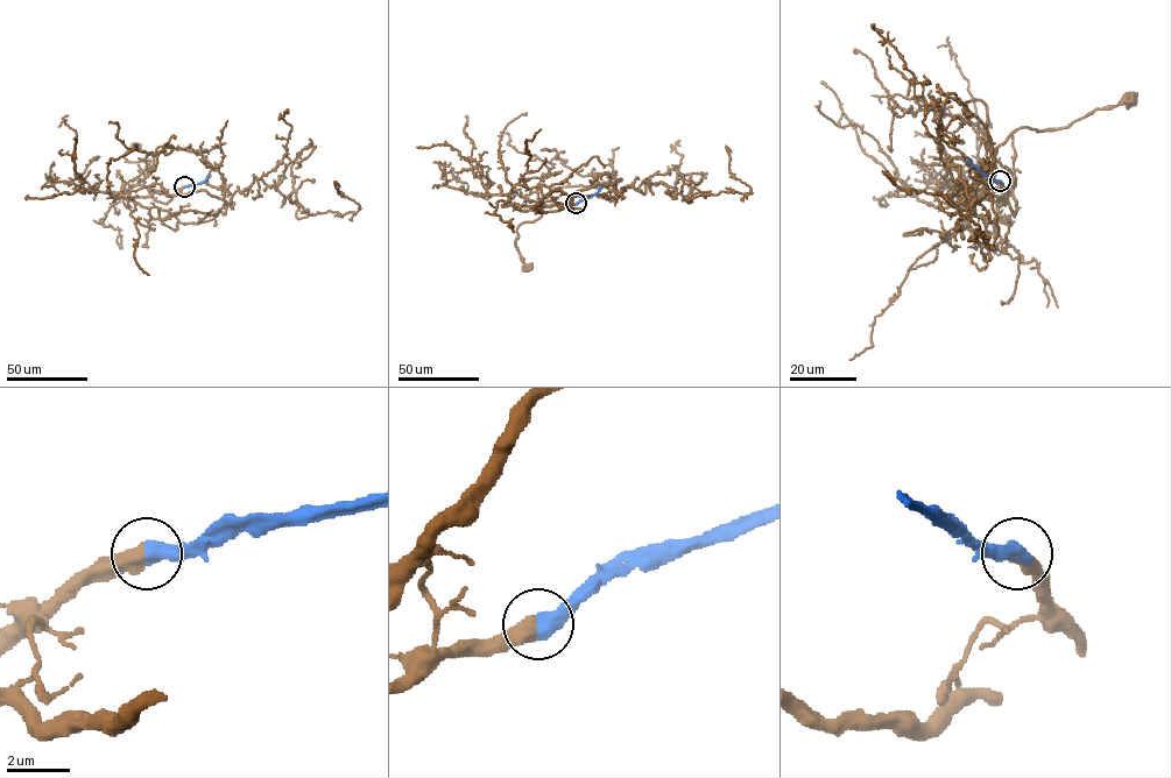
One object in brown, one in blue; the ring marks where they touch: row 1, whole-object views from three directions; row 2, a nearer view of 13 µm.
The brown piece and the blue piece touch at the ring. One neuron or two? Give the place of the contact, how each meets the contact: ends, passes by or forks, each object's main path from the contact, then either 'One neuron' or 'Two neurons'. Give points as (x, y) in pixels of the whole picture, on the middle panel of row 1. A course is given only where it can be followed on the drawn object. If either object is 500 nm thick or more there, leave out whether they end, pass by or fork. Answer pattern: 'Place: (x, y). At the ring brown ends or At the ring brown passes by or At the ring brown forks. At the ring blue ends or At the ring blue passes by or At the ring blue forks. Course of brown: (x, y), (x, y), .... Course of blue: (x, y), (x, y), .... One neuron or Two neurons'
Place: (576, 203). Course of brown: (576, 203), (521, 206), (512, 203), (509, 193), (541, 206), (538, 218), (516, 231), (515, 246), (527, 266). Course of blue: (576, 203), (601, 186). One neuron

